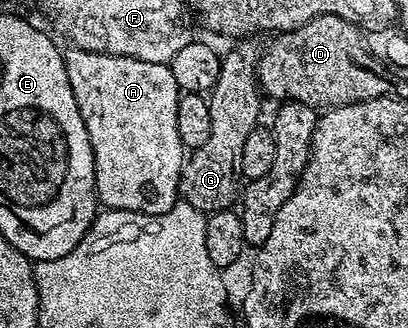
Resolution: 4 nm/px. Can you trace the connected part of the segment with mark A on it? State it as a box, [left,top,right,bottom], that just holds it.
[65,48,184,213]

